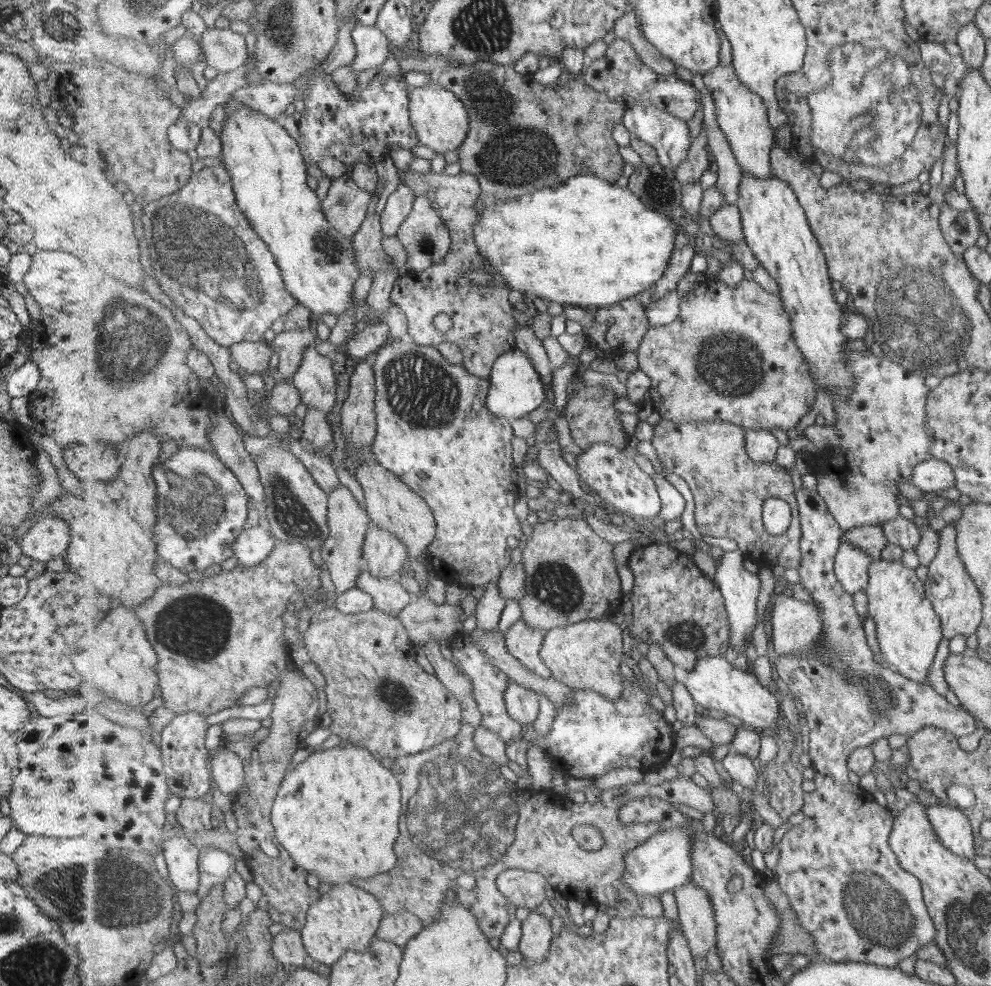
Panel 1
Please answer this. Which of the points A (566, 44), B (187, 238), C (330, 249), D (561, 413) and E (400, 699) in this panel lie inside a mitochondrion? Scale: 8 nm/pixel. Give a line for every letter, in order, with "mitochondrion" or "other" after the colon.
A: other
B: mitochondrion
C: mitochondrion
D: other
E: mitochondrion

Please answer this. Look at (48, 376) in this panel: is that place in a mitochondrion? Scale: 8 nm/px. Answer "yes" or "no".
no

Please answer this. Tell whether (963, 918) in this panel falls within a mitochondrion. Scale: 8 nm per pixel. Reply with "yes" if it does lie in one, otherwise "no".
yes

